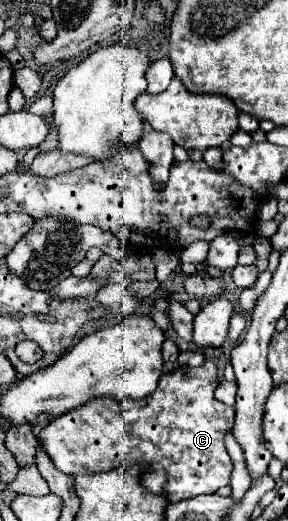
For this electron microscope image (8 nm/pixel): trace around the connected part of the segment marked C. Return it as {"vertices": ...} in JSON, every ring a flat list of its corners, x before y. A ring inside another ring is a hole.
{"vertices":[[206,361,202,367,176,367,174,371,164,373,158,381,158,387,144,399,122,401,116,397,94,397,88,403,58,415,48,427,44,427,40,441,44,441,44,449,48,449,52,463,62,473,72,477,80,473,102,473,114,467,142,467,142,463,146,463,140,483,150,493,164,495,168,503,204,493,216,493,220,487,230,485,234,467,224,445,226,433,232,431,230,427,234,407,228,407,214,397,216,387,218,367,214,361]]}

